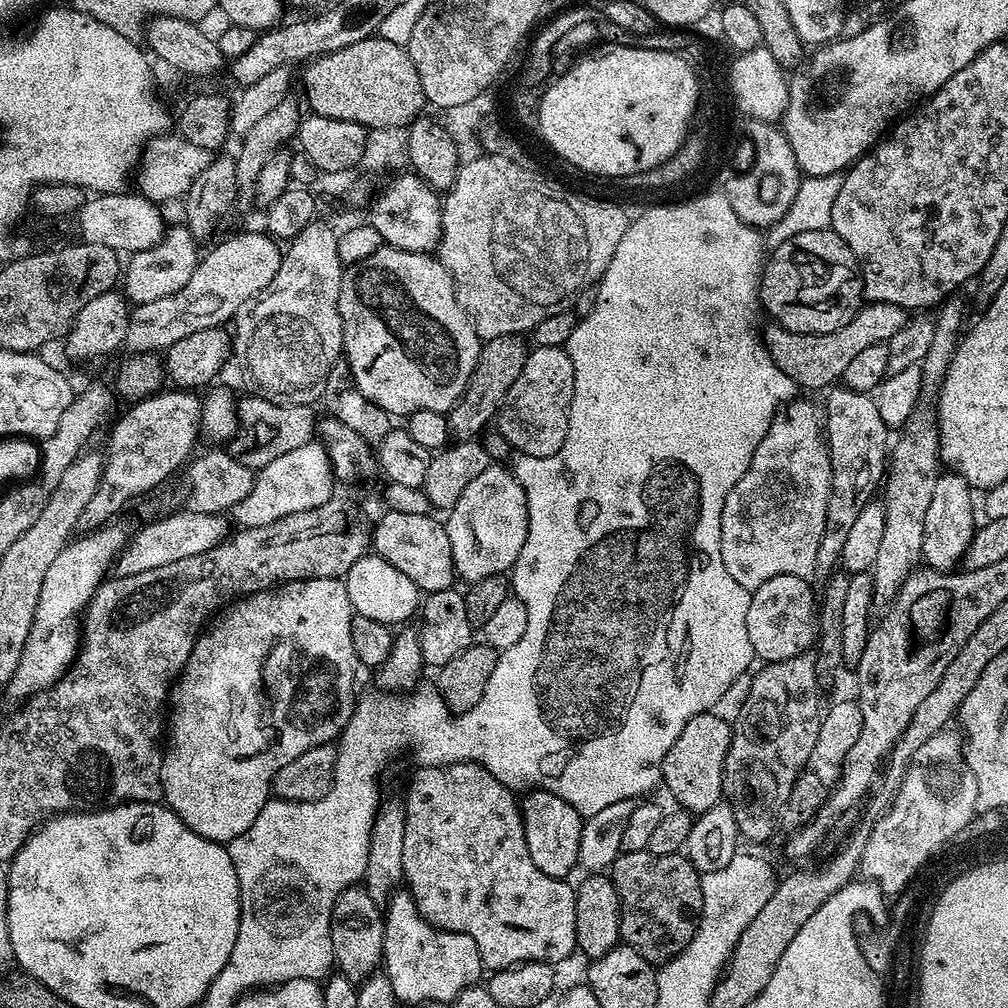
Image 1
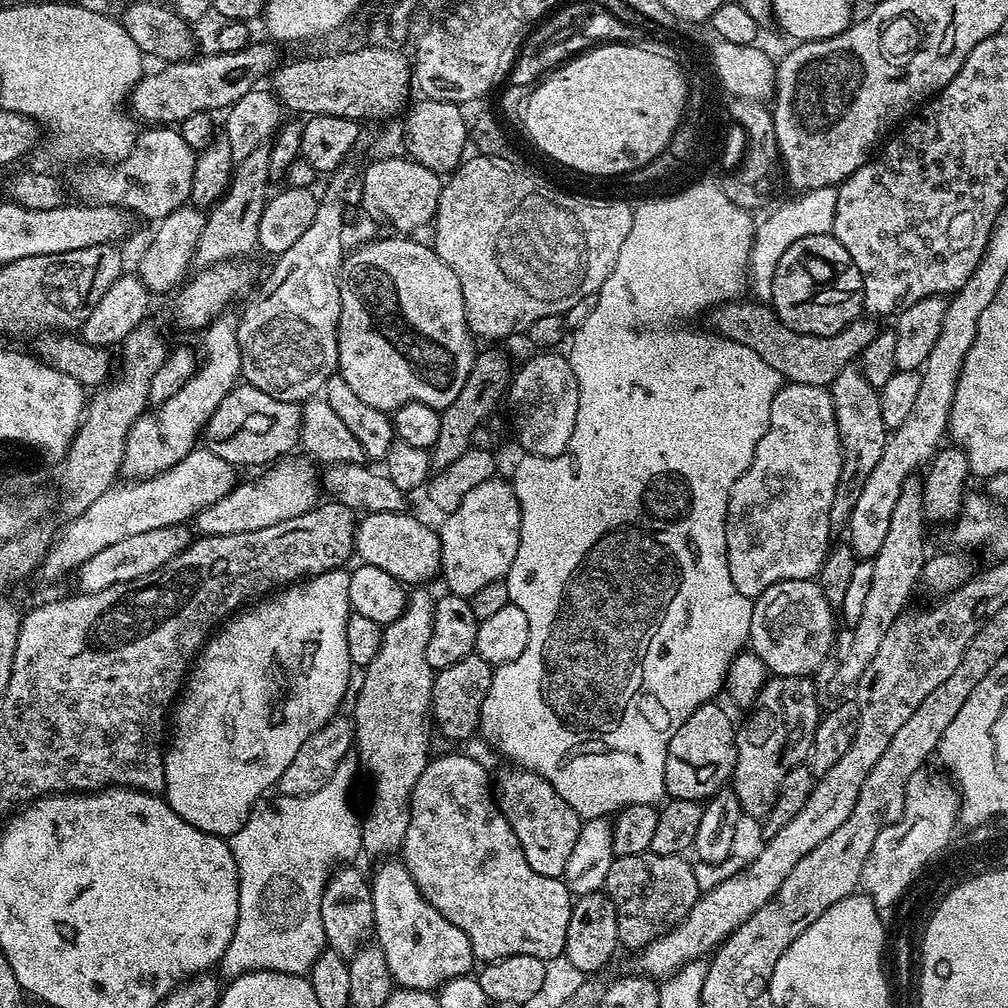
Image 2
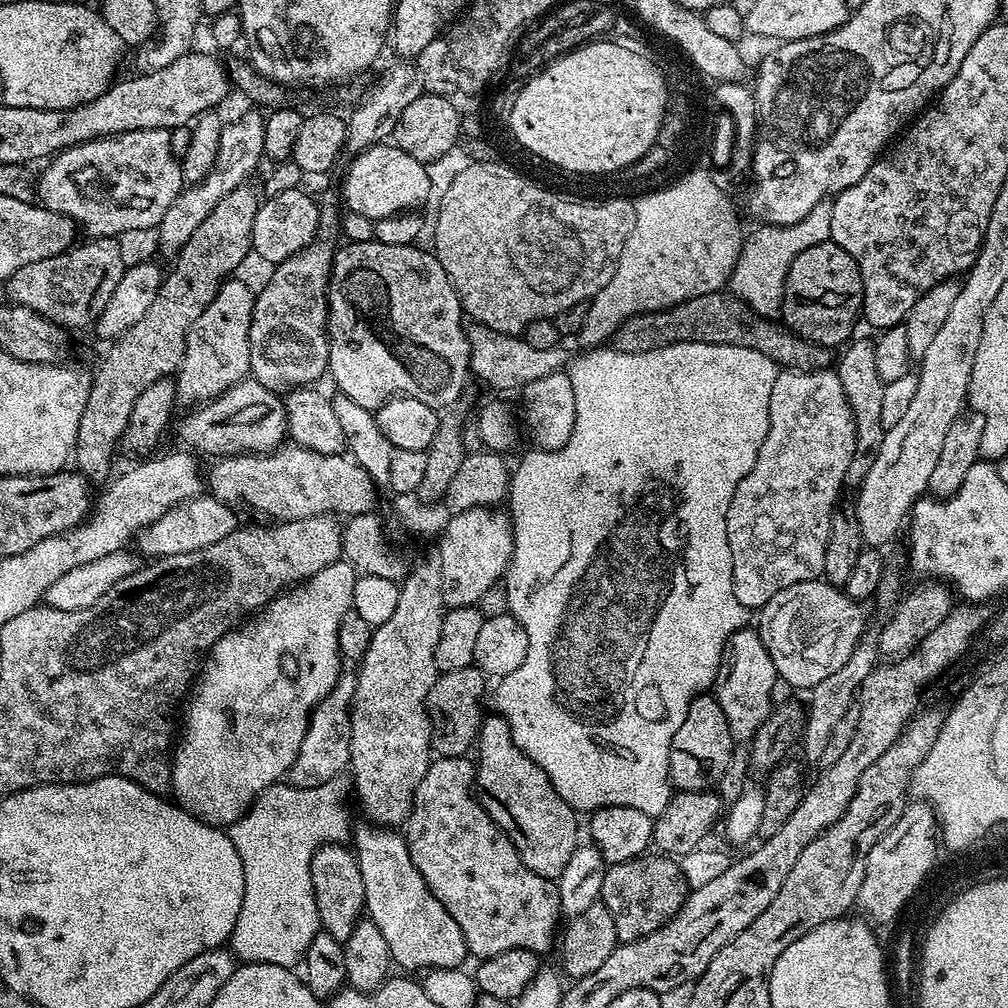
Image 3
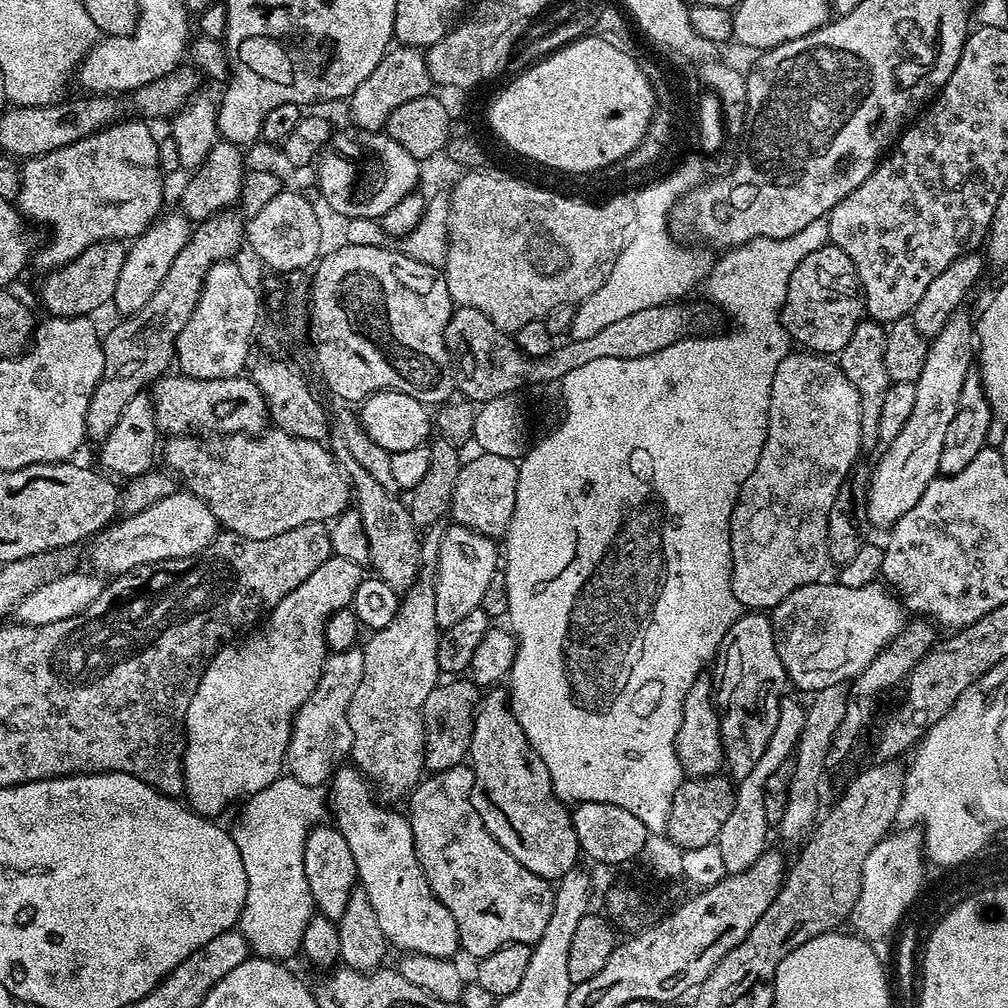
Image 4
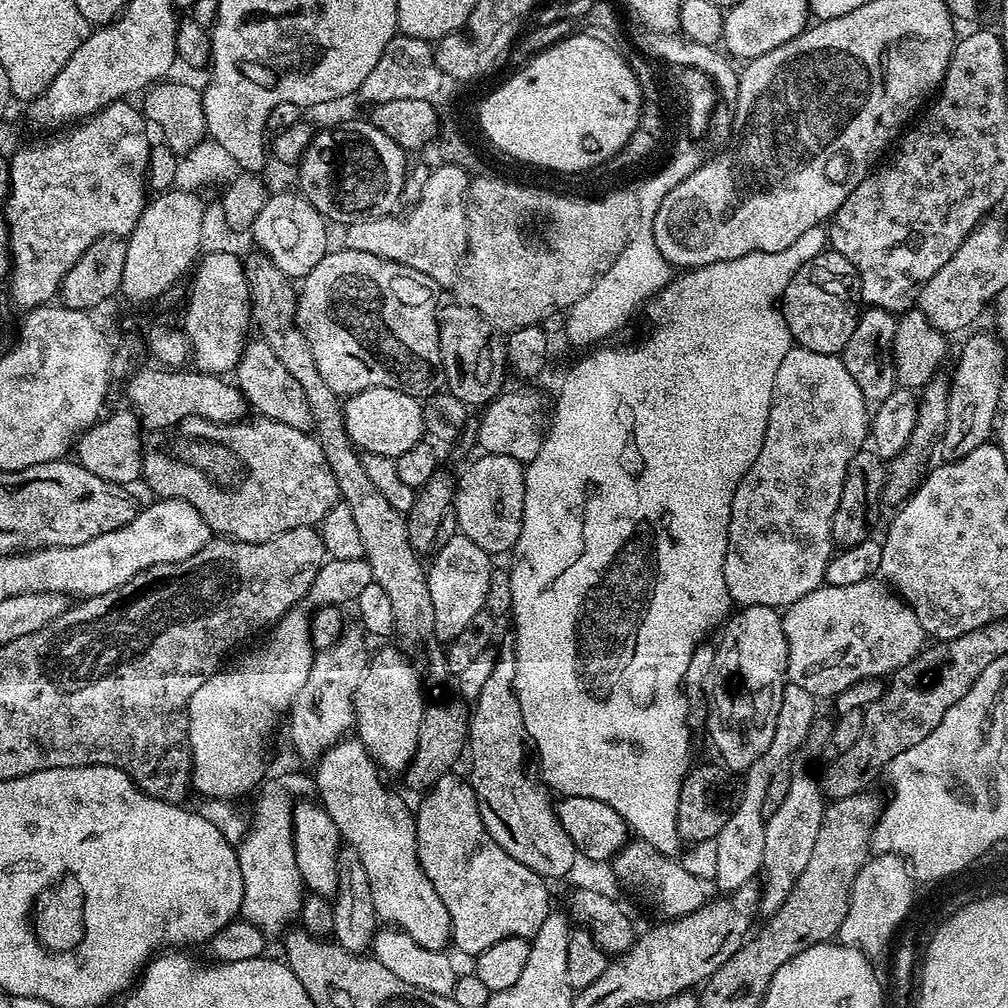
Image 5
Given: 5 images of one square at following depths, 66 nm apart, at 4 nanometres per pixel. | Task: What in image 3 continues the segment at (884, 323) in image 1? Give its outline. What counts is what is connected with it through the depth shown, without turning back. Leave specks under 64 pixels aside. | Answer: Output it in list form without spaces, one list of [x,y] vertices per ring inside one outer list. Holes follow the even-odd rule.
[[[724,290],[698,294],[686,302],[664,308],[660,312],[639,312],[637,316],[623,320],[614,333],[614,346],[620,352],[649,352],[666,344],[687,340],[703,344],[742,346],[751,352],[766,354],[766,358],[770,358],[773,365],[781,369],[828,368],[834,360],[834,356],[831,356],[833,353],[823,345],[811,344],[801,336],[795,336],[783,323],[775,319],[757,316],[746,301],[739,300]]]

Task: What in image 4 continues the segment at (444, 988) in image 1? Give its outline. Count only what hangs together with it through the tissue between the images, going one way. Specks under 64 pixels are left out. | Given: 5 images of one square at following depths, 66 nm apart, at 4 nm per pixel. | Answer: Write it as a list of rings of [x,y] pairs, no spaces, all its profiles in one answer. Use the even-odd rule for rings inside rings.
[[[341,766],[333,772],[330,816],[336,819],[334,827],[346,838],[350,854],[354,854],[359,887],[366,890],[366,898],[370,898],[370,906],[374,906],[378,926],[382,926],[382,934],[386,934],[389,945],[393,949],[401,948],[399,951],[404,954],[417,952],[443,960],[455,957],[461,947],[454,914],[442,906],[434,890],[430,890],[426,874],[422,874],[407,815],[392,808],[395,807],[378,799],[373,785],[359,768]]]

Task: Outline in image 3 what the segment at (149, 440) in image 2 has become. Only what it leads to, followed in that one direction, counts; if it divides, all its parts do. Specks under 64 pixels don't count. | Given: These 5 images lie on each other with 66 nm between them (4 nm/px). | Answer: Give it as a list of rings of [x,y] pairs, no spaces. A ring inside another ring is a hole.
[[[228,278],[217,287],[214,298],[198,314],[194,326],[186,334],[184,357],[175,373],[176,395],[181,401],[207,402],[230,390],[238,382],[249,379],[250,322],[256,297],[237,278]]]

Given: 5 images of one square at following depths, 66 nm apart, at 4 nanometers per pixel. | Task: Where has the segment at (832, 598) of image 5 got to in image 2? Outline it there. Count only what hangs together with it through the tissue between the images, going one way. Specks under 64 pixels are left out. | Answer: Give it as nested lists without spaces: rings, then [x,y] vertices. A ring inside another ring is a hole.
[[[815,579],[778,582],[762,590],[762,594],[753,599],[748,644],[754,655],[762,658],[765,668],[772,676],[811,677],[812,672],[818,671],[823,666],[824,659],[832,652],[832,643],[836,640],[836,620],[838,624],[834,605],[826,598]]]

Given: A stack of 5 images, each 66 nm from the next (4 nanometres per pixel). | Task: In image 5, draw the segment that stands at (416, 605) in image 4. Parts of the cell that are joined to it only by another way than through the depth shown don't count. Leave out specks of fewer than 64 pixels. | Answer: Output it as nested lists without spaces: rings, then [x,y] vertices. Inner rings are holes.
[[[399,647],[384,648],[368,661],[368,669],[352,699],[354,730],[381,769],[403,773],[412,763],[418,734],[424,724],[424,688],[421,669],[415,668]]]

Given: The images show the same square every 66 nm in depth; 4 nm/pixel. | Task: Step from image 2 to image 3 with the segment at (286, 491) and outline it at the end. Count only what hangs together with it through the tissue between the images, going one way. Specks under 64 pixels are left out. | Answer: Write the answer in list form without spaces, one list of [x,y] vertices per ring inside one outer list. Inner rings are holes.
[[[201,494],[192,500],[183,500],[181,504],[175,504],[166,510],[166,514],[162,514],[162,518],[158,518],[150,526],[141,528],[134,544],[137,544],[135,547],[141,553],[149,552],[149,557],[152,558],[202,550],[206,546],[214,546],[214,542],[222,542],[222,538],[236,531],[236,512],[237,509],[233,505],[224,504],[211,494]]]

